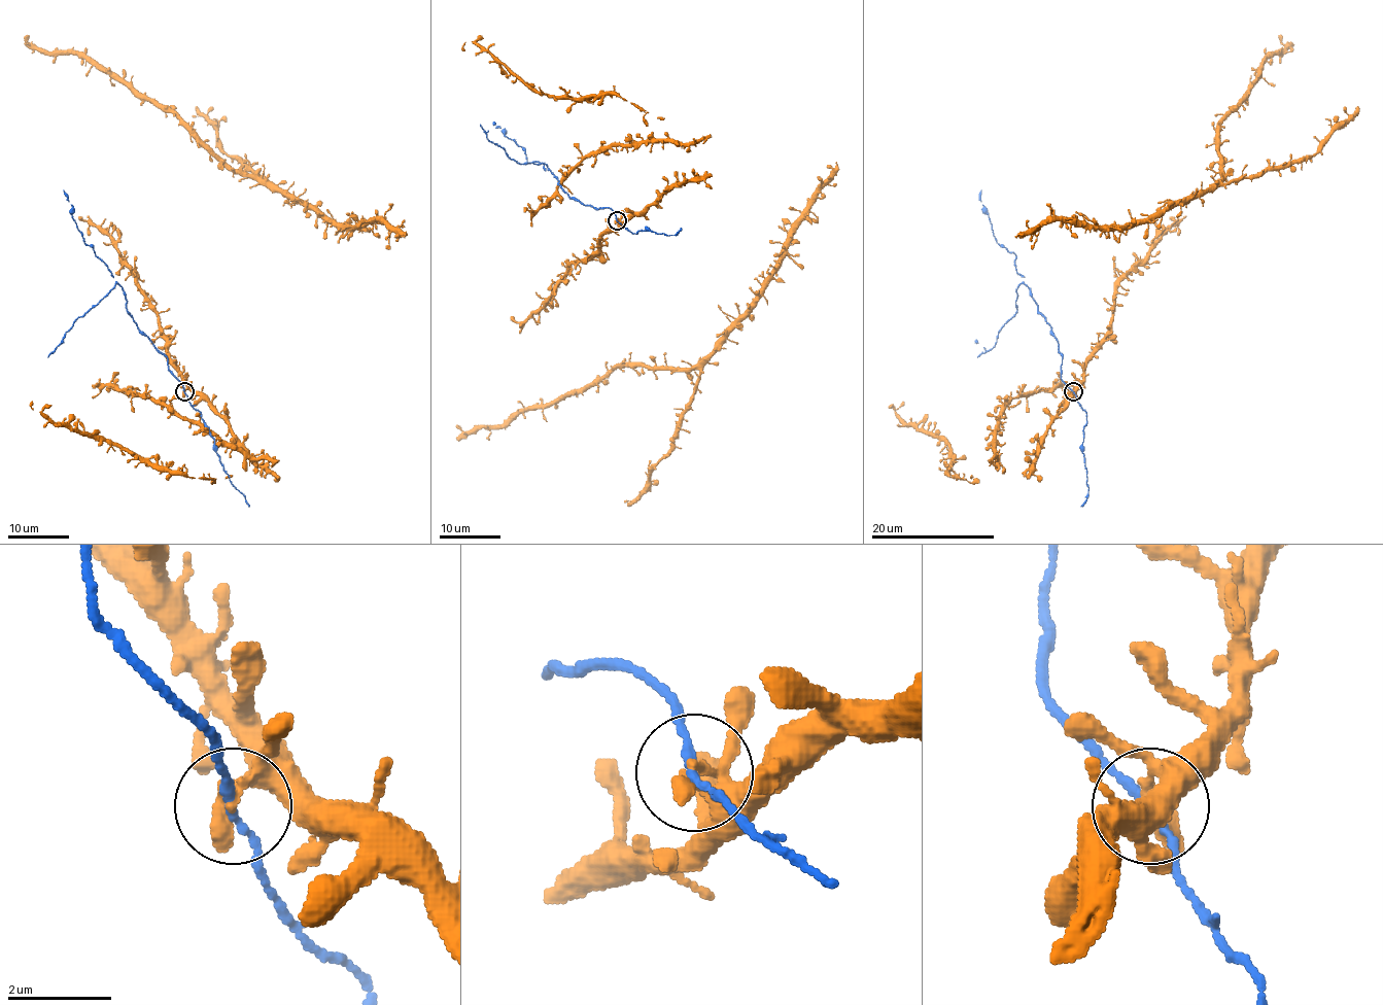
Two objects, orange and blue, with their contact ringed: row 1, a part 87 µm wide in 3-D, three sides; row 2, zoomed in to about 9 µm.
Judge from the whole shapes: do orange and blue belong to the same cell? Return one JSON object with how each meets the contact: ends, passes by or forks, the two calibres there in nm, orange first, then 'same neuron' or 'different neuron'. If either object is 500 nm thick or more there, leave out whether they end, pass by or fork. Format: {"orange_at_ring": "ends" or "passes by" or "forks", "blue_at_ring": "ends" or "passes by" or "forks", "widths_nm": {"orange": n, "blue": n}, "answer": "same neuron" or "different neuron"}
{"orange_at_ring": "forks", "blue_at_ring": "passes by", "widths_nm": {"orange": 170, "blue": 140}, "answer": "same neuron"}

